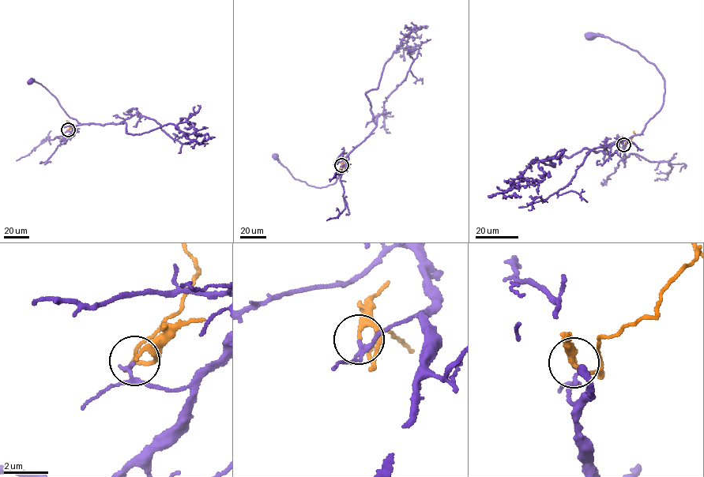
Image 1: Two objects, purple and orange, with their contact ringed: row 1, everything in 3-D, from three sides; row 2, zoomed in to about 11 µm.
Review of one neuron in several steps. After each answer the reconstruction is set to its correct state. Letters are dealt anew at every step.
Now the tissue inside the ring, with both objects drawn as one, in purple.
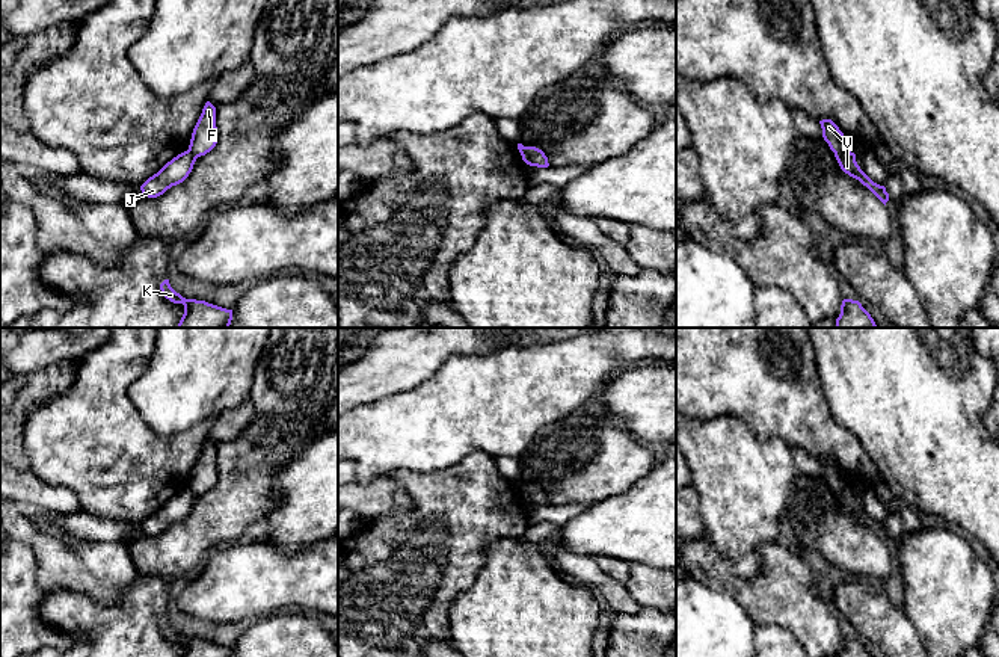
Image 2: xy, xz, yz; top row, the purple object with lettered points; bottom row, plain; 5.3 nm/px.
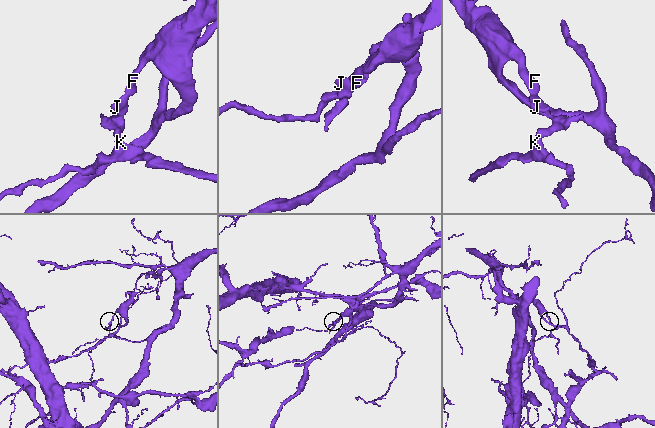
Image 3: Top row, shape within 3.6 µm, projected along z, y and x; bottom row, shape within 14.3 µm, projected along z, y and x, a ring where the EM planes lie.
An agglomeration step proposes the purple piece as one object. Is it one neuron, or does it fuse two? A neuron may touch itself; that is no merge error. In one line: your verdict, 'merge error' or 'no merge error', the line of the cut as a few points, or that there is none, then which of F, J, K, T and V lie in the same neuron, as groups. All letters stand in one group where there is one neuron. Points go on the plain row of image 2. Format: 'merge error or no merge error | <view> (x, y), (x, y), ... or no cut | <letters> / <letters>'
merge error | xz (525, 485), (531, 503) | F T / J K V

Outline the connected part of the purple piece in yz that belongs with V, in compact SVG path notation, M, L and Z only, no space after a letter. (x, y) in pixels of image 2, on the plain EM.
M844 489L835 492L841 507L850 515L859 518L863 524L866 524L884 544L889 539L889 532L884 524L874 521L857 503L856 492L851 489Z

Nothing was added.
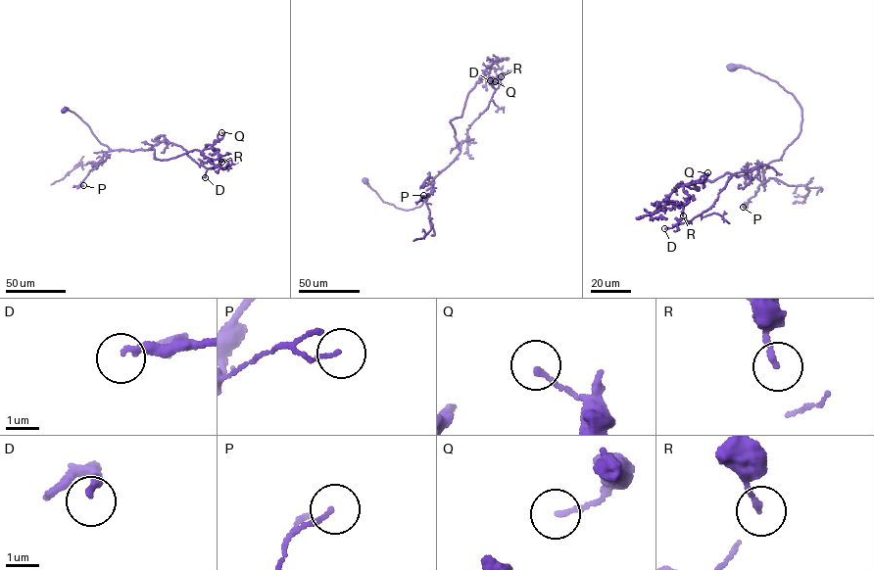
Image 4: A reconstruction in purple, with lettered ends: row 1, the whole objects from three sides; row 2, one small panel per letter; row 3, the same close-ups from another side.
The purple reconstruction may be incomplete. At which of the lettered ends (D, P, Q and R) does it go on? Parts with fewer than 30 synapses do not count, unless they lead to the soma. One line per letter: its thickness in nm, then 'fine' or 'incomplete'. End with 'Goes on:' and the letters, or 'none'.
D: calibre 200 nm; fine
P: calibre 110 nm; fine
Q: calibre 150 nm; fine
R: calibre 140 nm; fine
Goes on: none

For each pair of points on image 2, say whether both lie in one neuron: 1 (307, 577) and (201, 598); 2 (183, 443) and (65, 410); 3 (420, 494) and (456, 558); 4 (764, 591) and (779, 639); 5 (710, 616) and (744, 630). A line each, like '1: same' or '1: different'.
1: same
2: same
3: same
4: different
5: same

